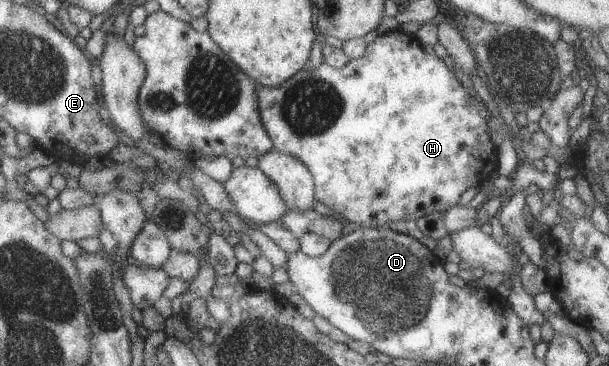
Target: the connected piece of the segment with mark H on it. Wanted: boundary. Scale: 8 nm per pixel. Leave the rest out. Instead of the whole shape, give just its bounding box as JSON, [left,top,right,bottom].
[257,31,499,227]

